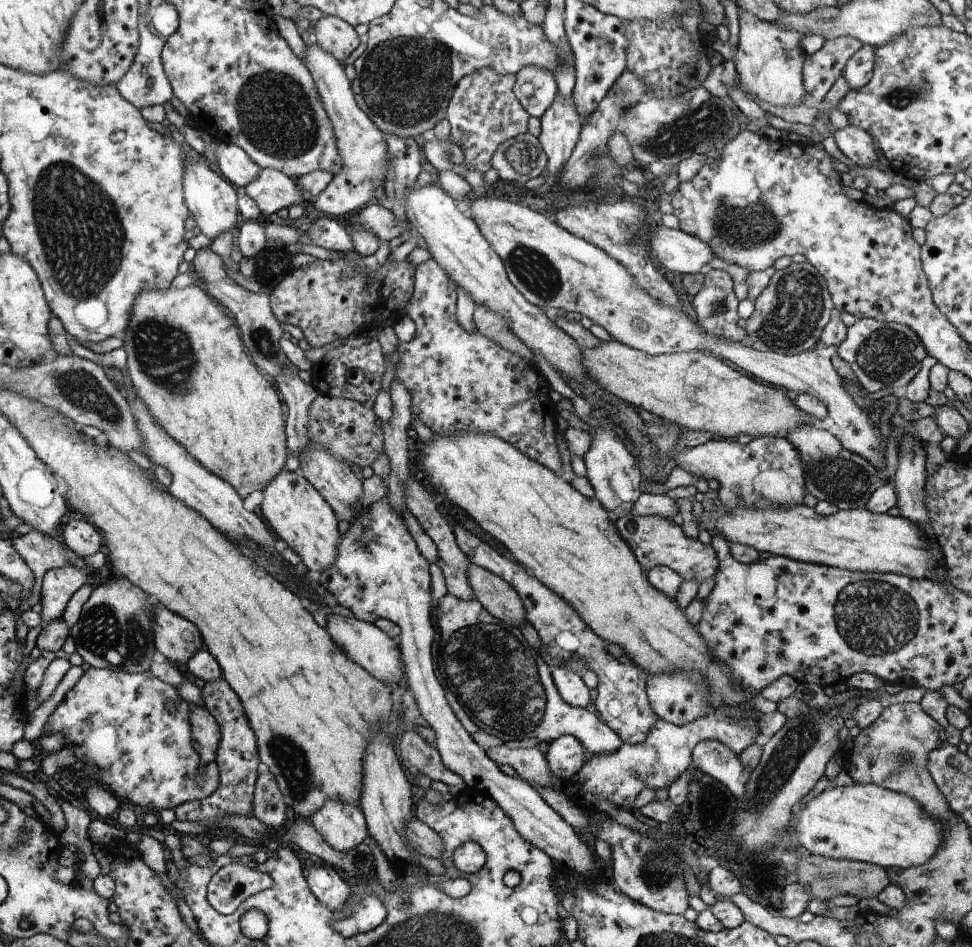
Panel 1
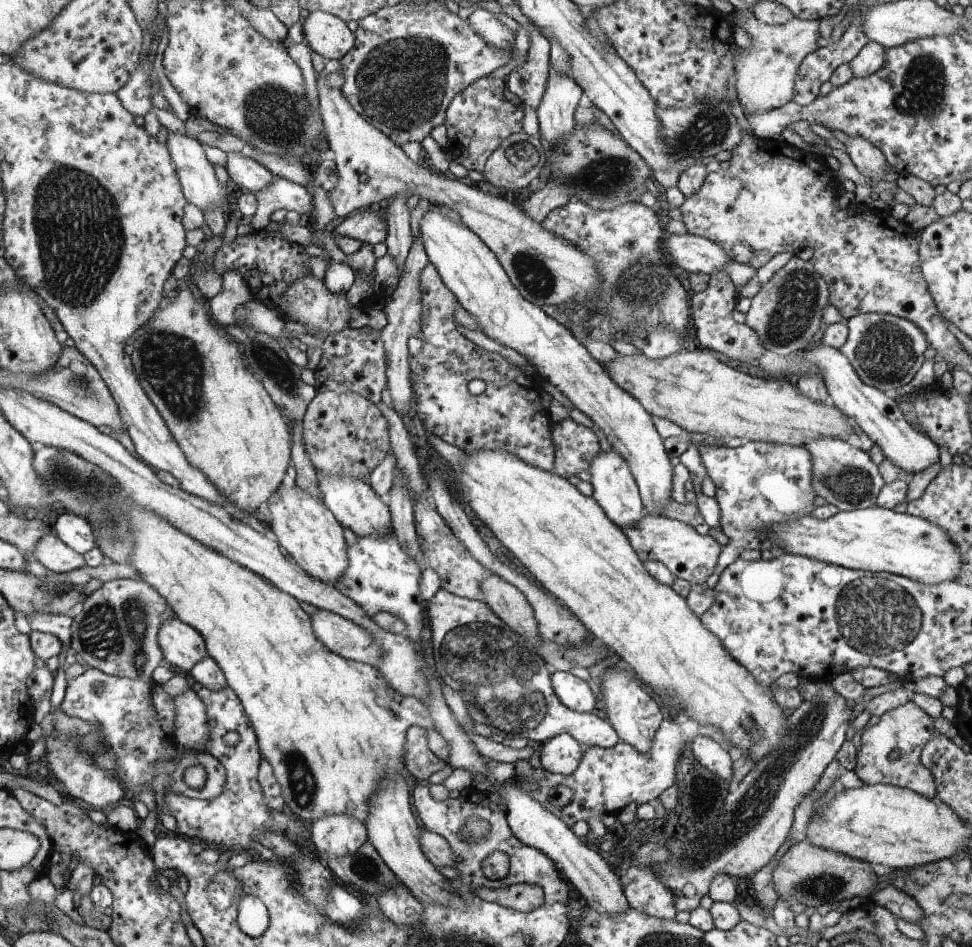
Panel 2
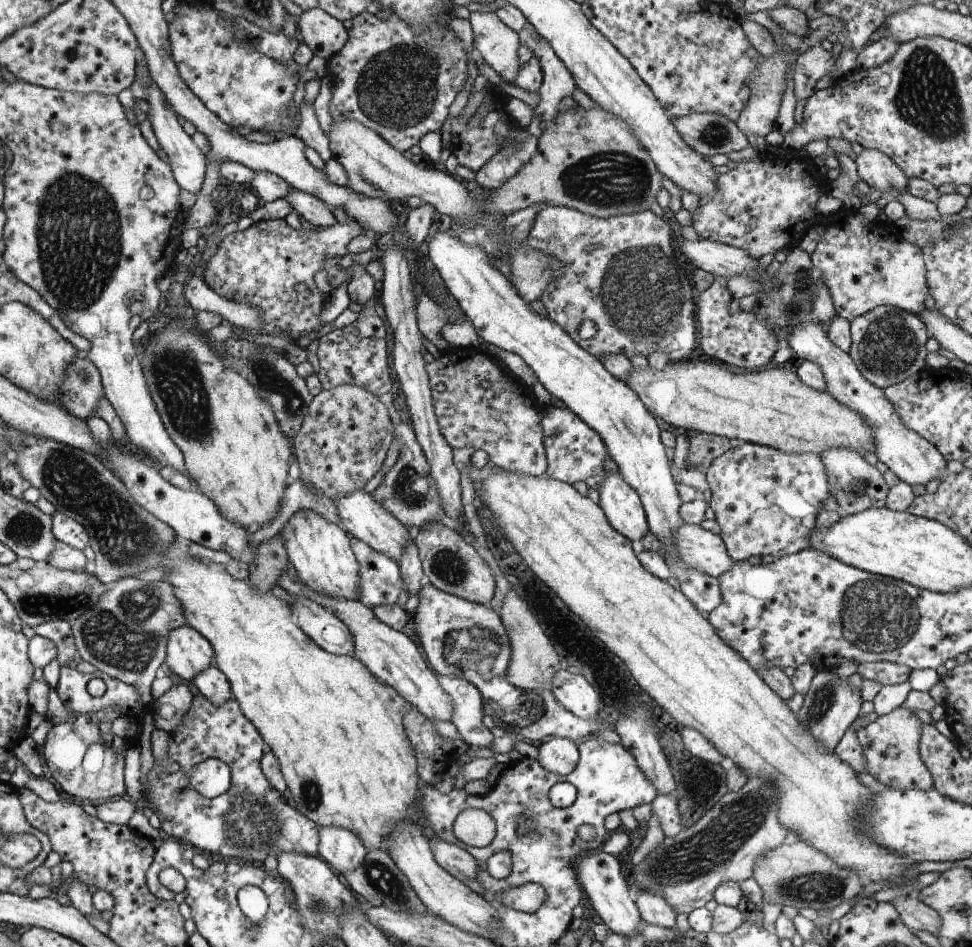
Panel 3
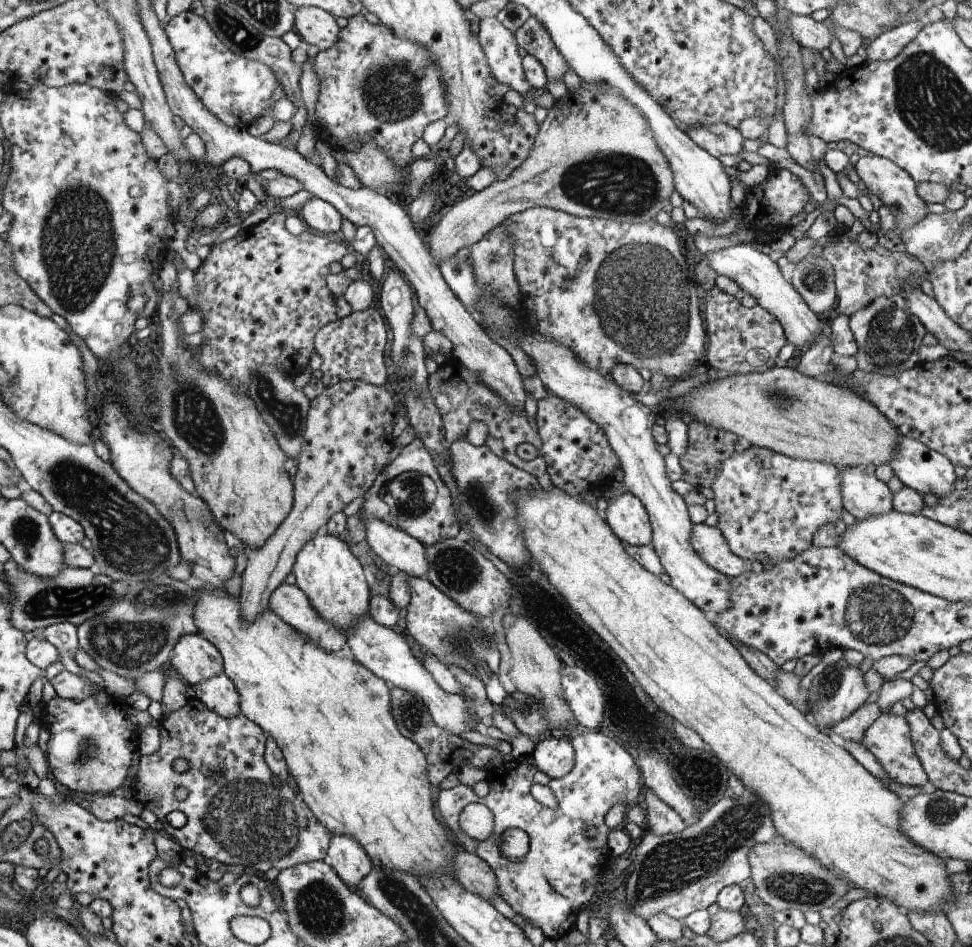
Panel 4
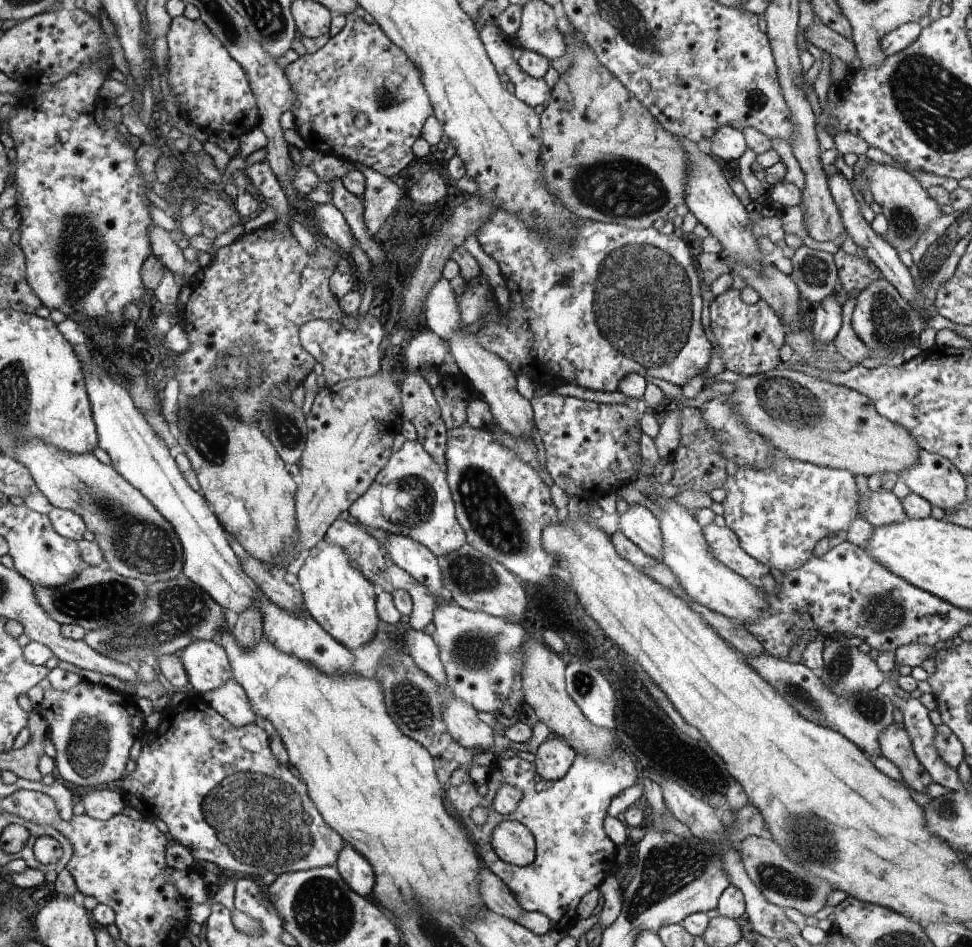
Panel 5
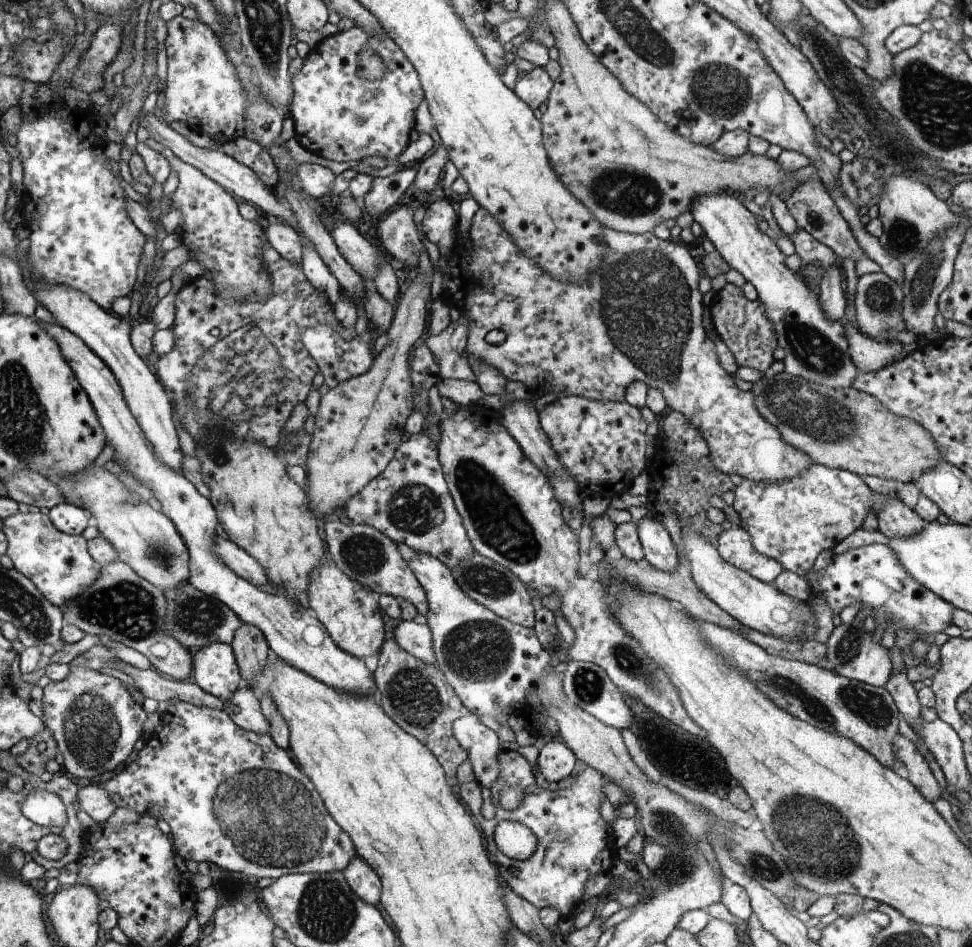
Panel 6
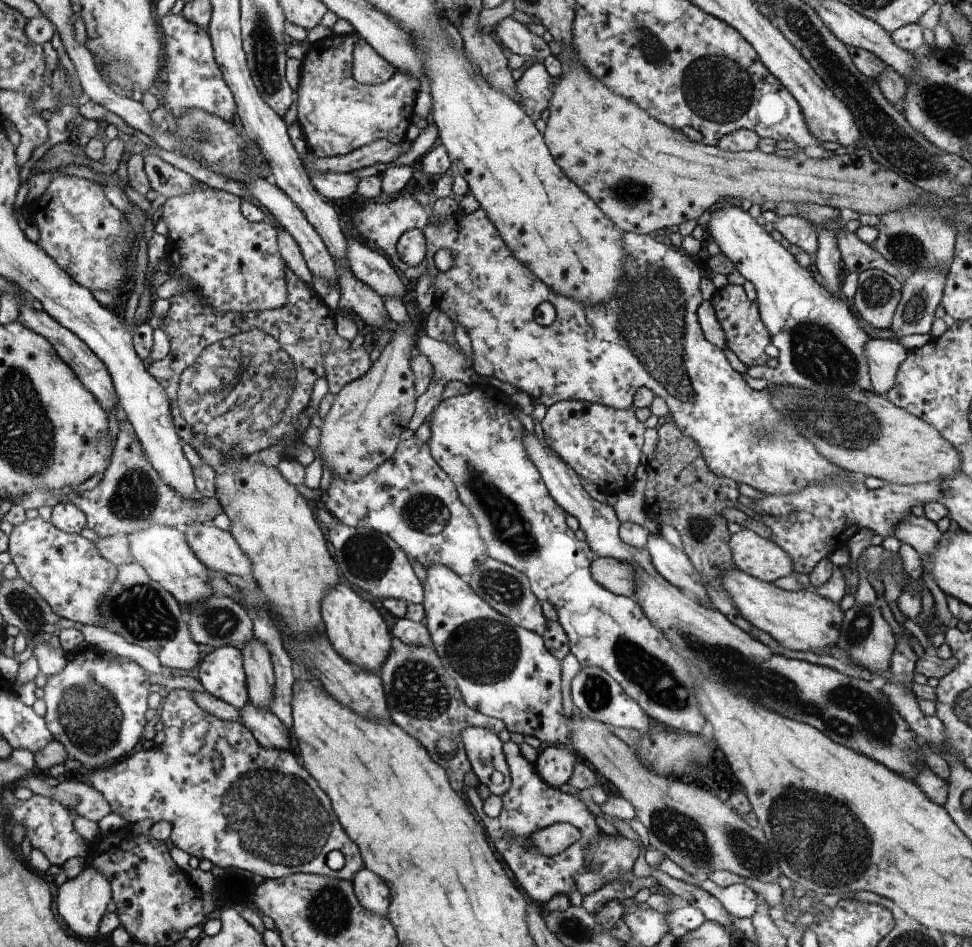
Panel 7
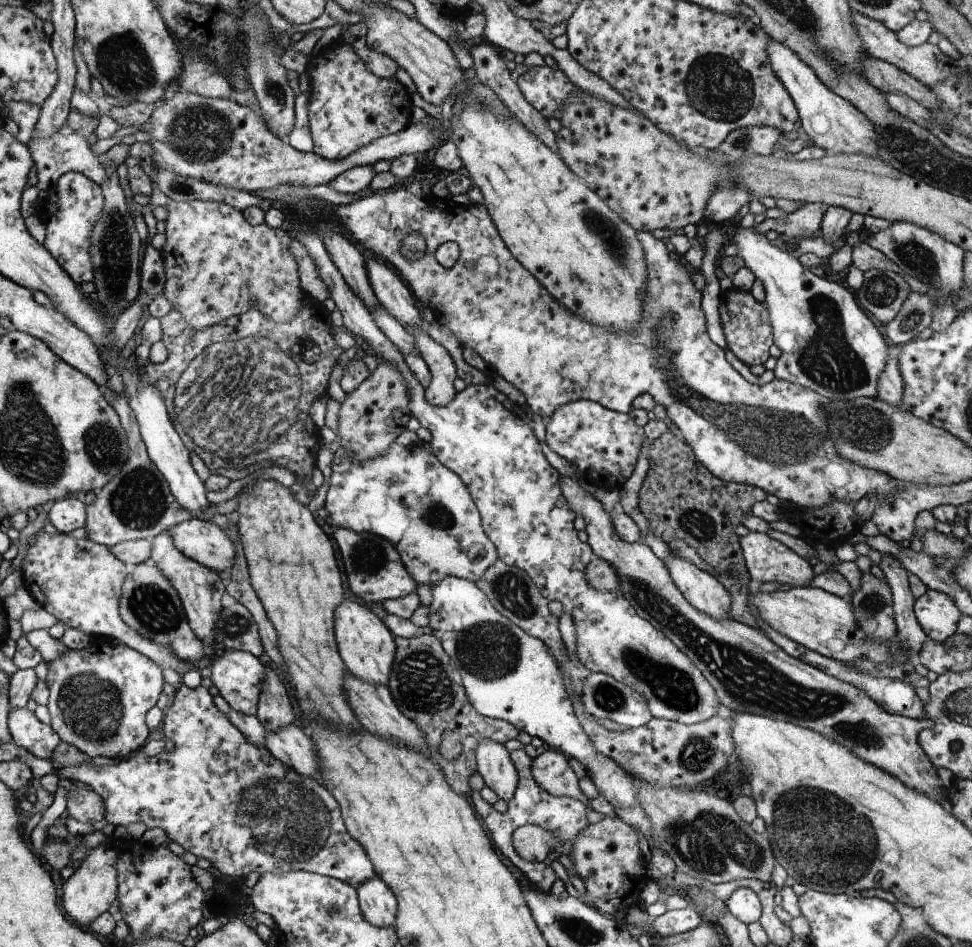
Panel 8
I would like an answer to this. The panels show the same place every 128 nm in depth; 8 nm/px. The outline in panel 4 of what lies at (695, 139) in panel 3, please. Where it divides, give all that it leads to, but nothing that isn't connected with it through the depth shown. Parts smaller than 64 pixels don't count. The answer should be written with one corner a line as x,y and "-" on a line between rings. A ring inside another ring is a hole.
726,123
694,126
688,128
687,133
700,148
707,149
715,157
738,154
750,146
739,129

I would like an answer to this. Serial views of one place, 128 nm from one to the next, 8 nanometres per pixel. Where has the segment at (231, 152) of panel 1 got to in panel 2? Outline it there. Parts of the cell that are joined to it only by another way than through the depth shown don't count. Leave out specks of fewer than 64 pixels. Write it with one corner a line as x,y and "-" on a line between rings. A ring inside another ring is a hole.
241,152
227,153
226,168
230,183
239,191
250,193
272,186
274,175
258,162
246,158

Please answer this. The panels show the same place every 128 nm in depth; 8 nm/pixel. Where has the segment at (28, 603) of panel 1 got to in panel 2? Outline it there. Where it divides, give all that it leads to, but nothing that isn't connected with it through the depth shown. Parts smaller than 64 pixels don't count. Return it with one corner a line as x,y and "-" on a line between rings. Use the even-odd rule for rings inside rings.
53,531
48,532
36,544
34,552
27,555
34,556
42,566
55,573
72,572
86,566
84,556
64,544

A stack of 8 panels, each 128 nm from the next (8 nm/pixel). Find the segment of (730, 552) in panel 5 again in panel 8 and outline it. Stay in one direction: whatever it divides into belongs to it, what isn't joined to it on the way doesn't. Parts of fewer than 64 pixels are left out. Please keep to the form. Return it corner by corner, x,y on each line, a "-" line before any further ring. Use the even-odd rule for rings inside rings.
750,531
740,538
740,546
744,550
744,560
750,580
753,584
764,582
780,582
796,587
810,587
814,580
813,566
804,557
798,556
791,548
772,538
767,533

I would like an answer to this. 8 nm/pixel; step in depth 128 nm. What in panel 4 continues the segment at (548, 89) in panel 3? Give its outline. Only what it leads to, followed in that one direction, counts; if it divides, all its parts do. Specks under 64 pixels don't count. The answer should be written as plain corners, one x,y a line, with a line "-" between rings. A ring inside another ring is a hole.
534,16
528,17
528,20
515,32
515,37
517,45
524,48
528,55
535,56
544,66
547,82
563,80
564,74
568,72
568,62
558,52
548,30

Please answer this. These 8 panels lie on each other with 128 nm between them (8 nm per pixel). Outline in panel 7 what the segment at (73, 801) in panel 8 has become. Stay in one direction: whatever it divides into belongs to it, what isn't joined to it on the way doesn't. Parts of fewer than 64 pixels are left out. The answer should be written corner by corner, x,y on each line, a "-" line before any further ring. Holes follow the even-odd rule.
35,773
27,776
27,786
38,795
44,795
70,808
69,798
76,796
78,804
71,808
75,816
82,816
100,824
104,816
112,815
111,806
106,799
86,780
80,780
71,775
63,778
55,787
47,786
44,775

